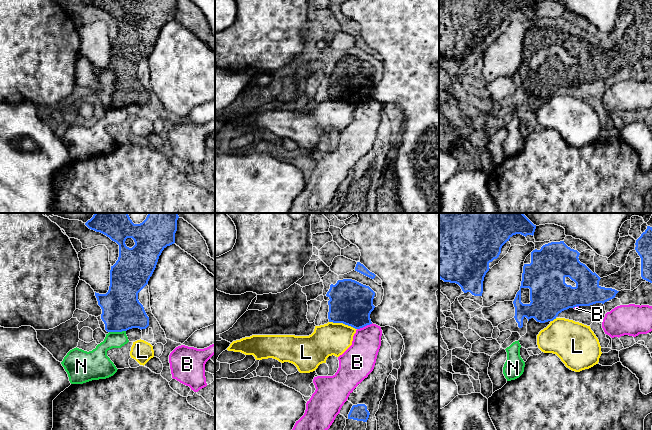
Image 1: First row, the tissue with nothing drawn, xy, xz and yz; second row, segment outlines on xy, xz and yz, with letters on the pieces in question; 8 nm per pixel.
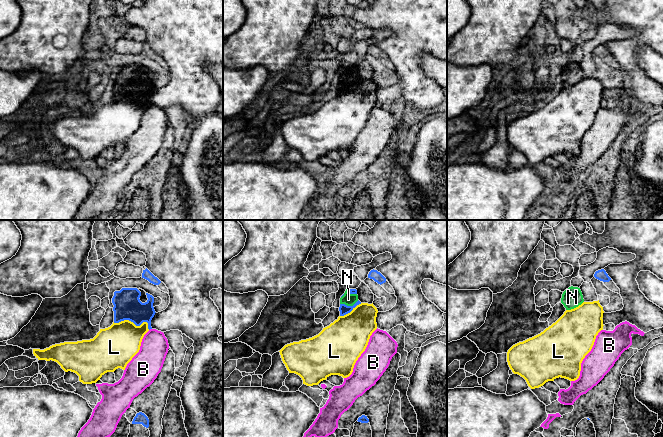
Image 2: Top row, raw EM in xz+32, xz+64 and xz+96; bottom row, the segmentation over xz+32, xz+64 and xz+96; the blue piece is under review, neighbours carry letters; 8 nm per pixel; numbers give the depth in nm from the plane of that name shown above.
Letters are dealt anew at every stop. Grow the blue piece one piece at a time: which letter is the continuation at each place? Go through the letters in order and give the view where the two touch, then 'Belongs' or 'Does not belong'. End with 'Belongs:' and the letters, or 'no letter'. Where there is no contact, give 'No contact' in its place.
B: Touches blue in xz. Does not belong
L: Touches blue in xz. Does not belong
N: Touches blue in xy. Does not belong
Belongs: no letter

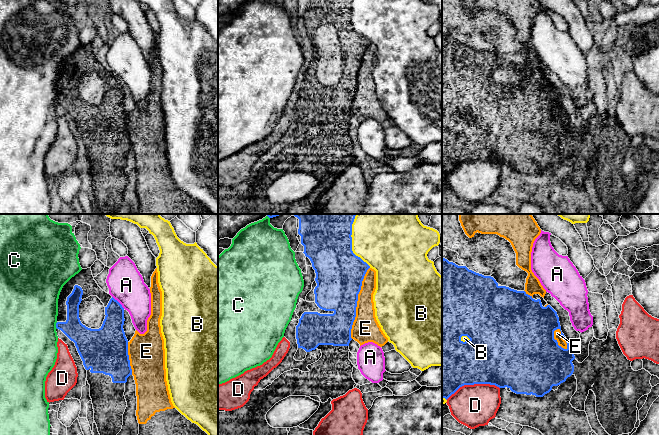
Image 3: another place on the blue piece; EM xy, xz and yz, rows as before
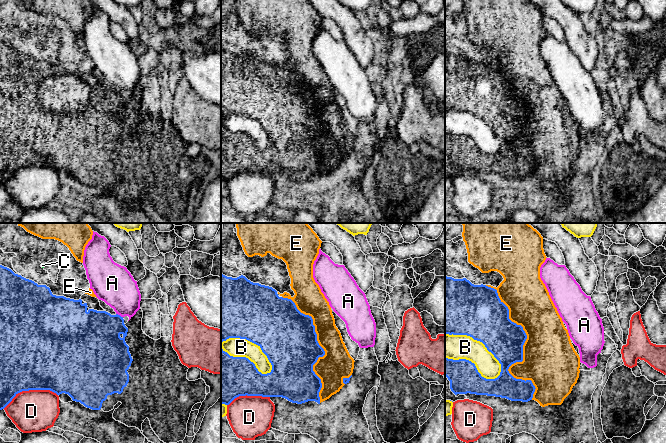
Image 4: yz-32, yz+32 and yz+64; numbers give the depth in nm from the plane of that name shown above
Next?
A: Touches blue in xy. Does not belong
B: Touches blue in xz. Does not belong
C: Touches blue in xy. Does not belong
D: Touches blue in yz. Does not belong
E: Touches blue in xz. Does not belong
Belongs: no letter

